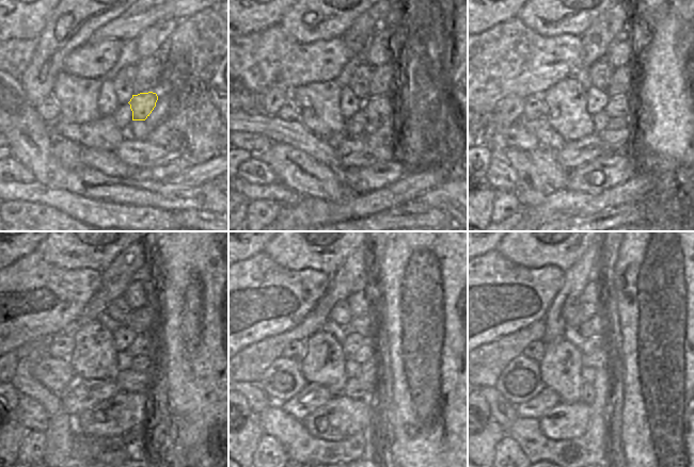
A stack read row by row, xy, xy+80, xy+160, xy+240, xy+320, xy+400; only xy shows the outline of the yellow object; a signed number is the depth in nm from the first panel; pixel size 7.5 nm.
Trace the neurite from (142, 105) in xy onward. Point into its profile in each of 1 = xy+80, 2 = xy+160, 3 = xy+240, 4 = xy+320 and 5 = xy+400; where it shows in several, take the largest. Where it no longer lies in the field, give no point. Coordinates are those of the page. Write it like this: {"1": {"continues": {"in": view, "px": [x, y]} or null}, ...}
{"1": {"continues": {"in": "xy+80", "px": [378, 109]}}, "2": {"continues": {"in": "xy+160", "px": [620, 107]}}, "3": {"continues": {"in": "xy+240", "px": [139, 347]}}, "4": {"continues": {"in": "xy+320", "px": [366, 352]}}, "5": {"continues": {"in": "xy+400", "px": [599, 358]}}}

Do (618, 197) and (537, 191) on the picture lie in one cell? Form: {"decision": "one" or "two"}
{"decision": "two"}

